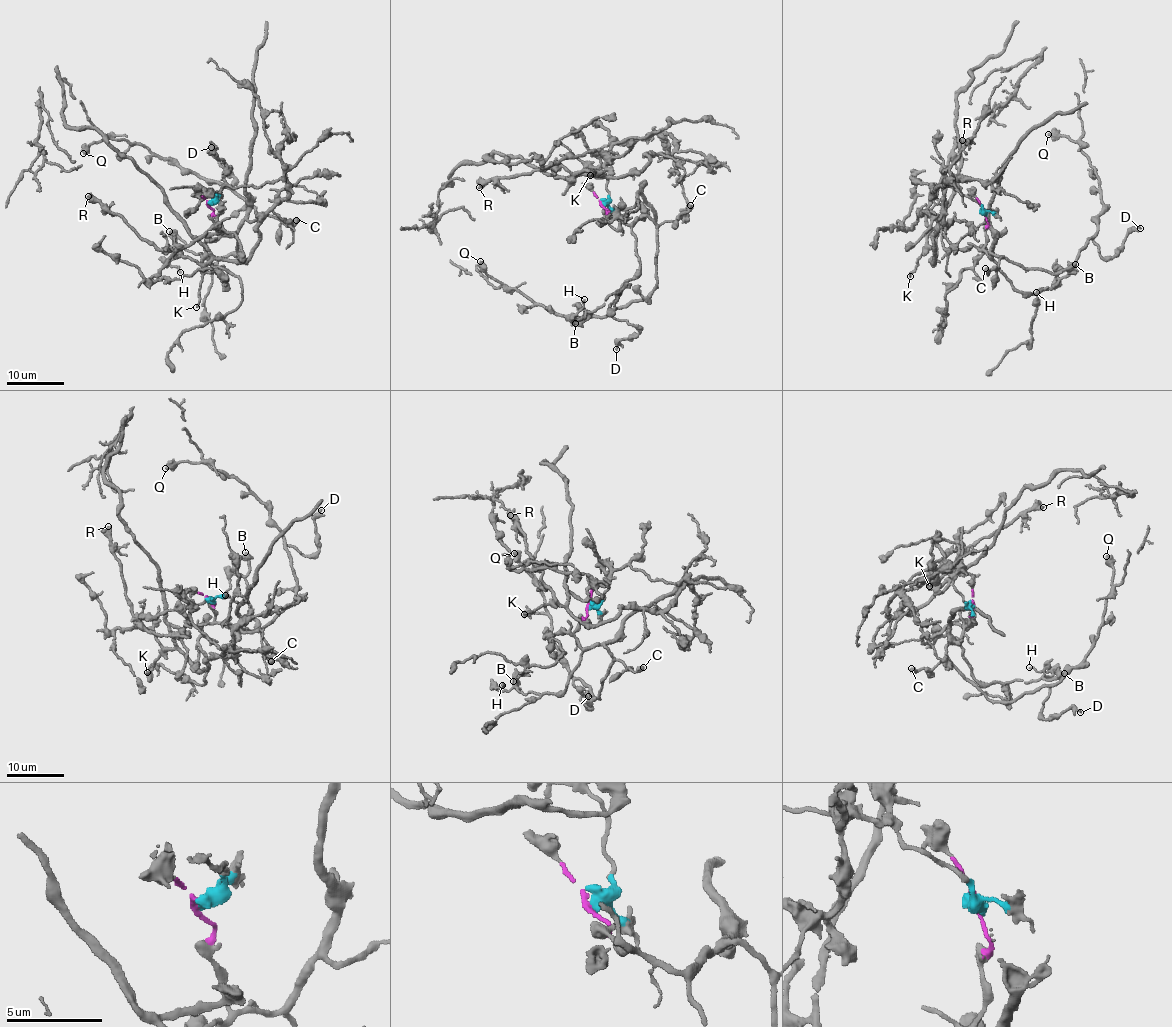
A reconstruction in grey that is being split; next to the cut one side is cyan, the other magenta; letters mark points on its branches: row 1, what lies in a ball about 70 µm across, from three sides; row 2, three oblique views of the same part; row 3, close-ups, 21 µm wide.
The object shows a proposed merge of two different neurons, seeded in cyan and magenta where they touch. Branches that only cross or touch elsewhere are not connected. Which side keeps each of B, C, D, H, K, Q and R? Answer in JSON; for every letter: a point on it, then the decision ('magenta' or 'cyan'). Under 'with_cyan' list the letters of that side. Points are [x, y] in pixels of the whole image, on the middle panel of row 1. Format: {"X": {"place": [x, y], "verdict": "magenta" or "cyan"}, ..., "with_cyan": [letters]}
{"B": {"place": [575, 323], "verdict": "magenta"}, "C": {"place": [690, 205], "verdict": "magenta"}, "D": {"place": [616, 349], "verdict": "magenta"}, "H": {"place": [584, 299], "verdict": "magenta"}, "K": {"place": [590, 175], "verdict": "cyan"}, "Q": {"place": [480, 261], "verdict": "magenta"}, "R": {"place": [479, 187], "verdict": "cyan"}, "with_cyan": ["K", "R"]}

